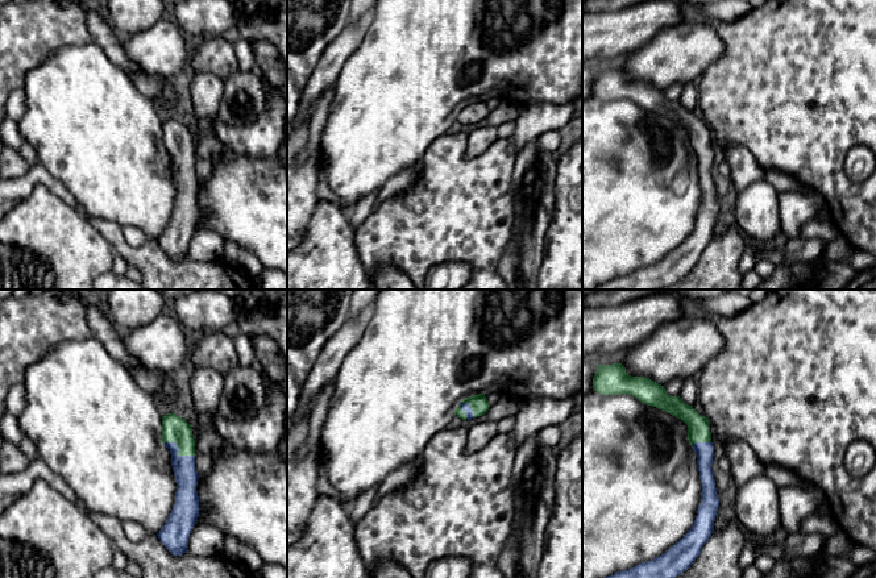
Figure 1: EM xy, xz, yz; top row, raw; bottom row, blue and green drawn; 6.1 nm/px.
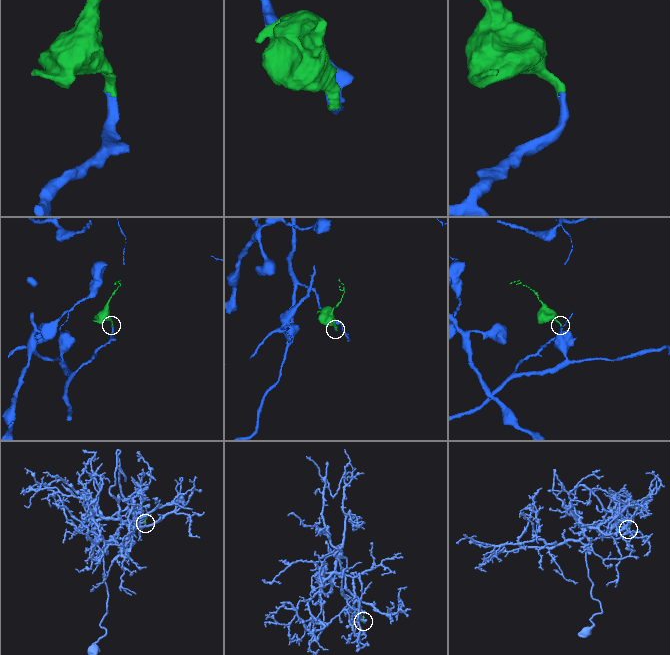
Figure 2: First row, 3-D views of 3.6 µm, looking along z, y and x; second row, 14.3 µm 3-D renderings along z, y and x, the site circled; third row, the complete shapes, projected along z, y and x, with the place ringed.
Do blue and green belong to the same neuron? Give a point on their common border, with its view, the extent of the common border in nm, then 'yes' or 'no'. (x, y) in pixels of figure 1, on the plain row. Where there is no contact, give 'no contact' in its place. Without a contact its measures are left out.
xy (178, 156) | 200 nm | yes

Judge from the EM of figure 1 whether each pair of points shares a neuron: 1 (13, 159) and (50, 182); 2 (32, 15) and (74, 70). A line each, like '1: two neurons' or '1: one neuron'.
1: two neurons
2: two neurons

